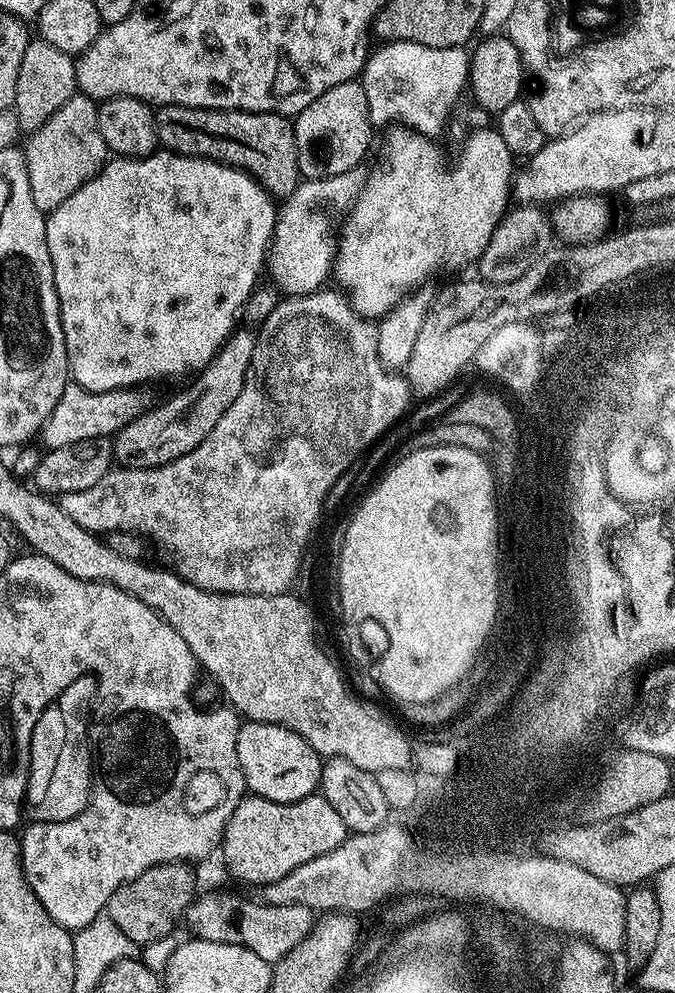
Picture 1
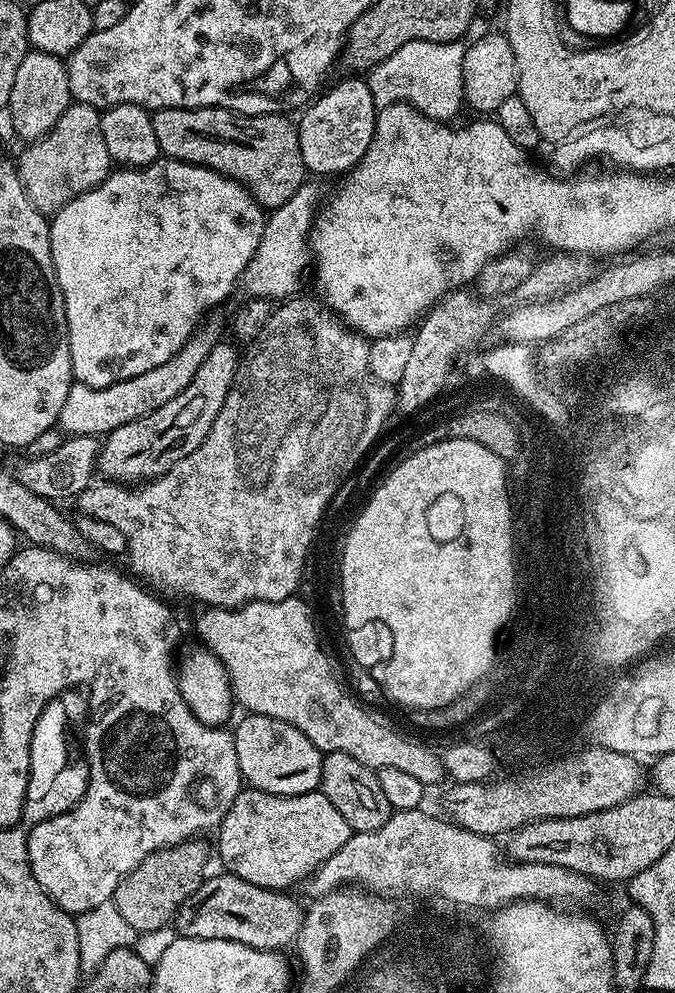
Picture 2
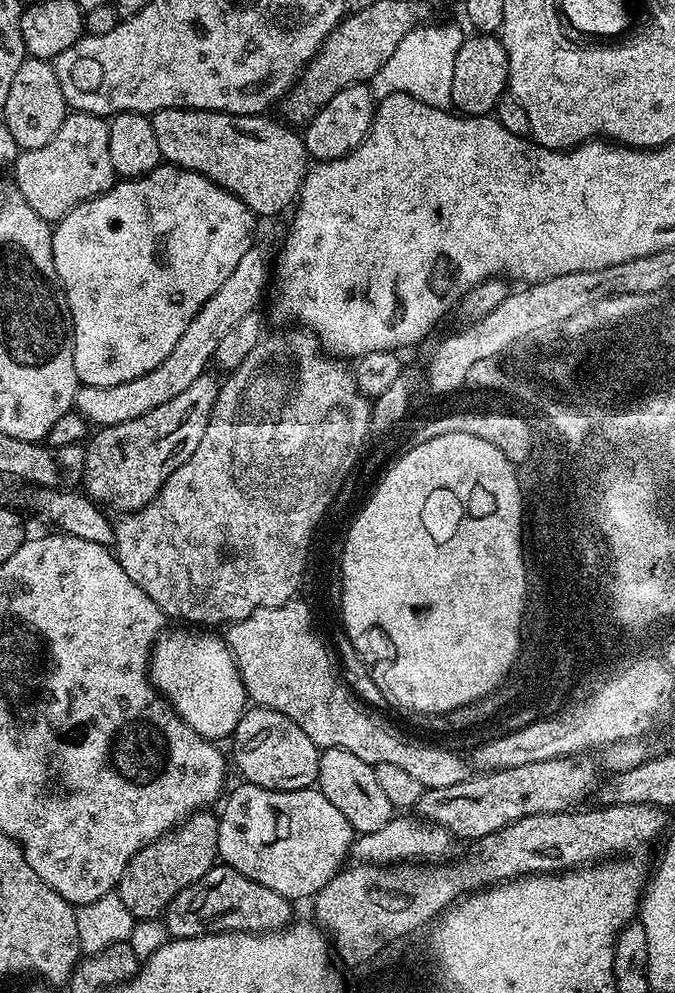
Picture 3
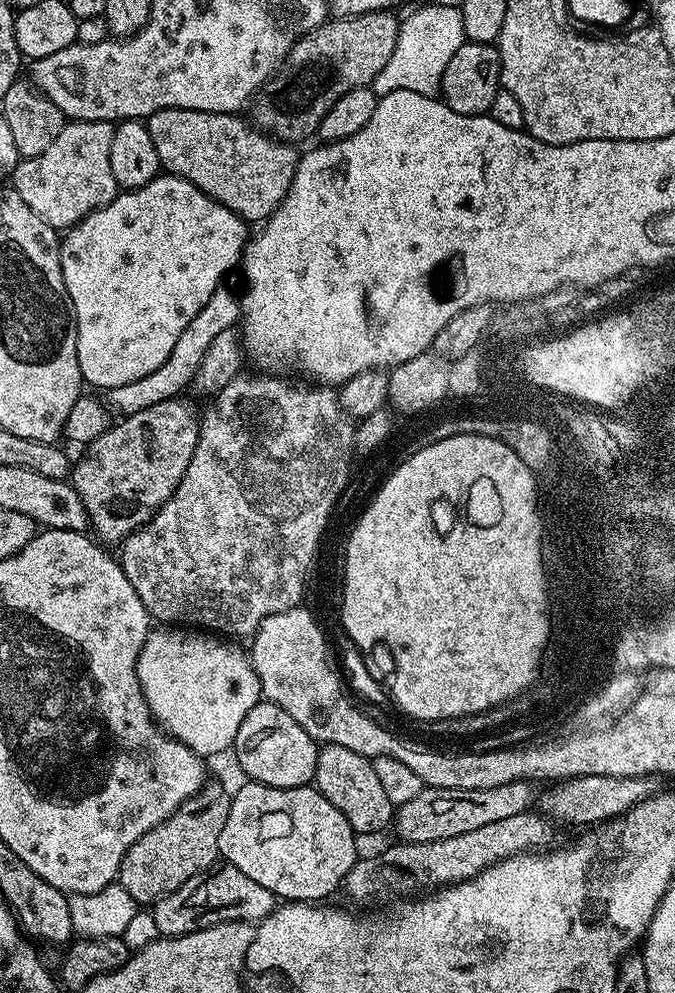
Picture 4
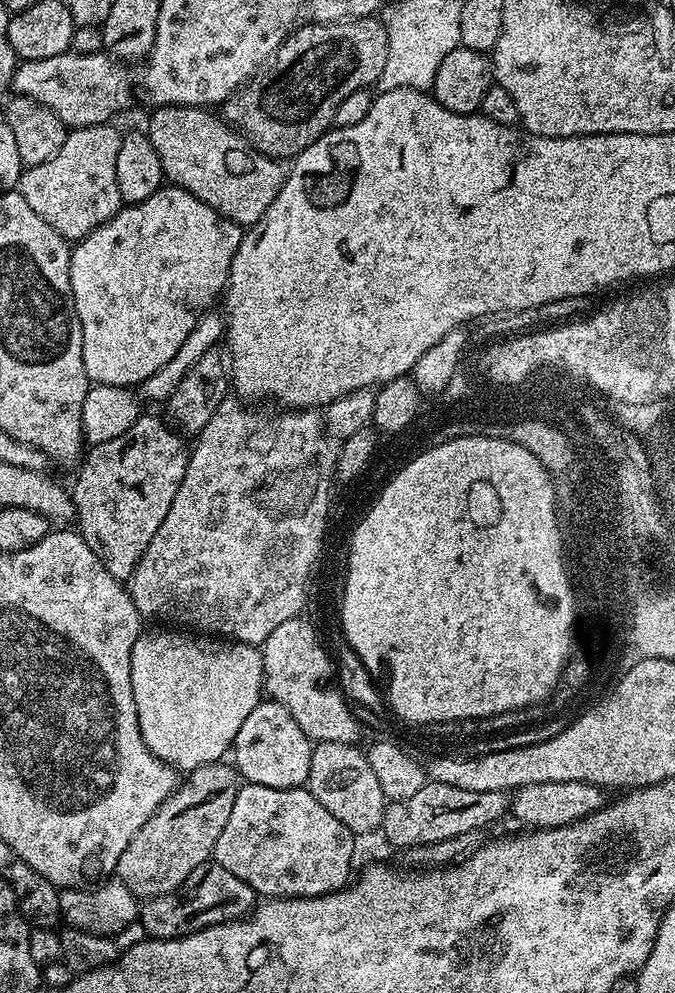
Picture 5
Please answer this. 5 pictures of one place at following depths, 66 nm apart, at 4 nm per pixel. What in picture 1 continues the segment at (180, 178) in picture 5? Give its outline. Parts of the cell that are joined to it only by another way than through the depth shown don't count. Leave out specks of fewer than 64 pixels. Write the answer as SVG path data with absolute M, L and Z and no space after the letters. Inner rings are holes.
M161 104L155 109L160 144L183 156L217 160L248 172L274 198L294 194L302 175L298 166L293 121L276 112L234 112L226 108L187 108Z

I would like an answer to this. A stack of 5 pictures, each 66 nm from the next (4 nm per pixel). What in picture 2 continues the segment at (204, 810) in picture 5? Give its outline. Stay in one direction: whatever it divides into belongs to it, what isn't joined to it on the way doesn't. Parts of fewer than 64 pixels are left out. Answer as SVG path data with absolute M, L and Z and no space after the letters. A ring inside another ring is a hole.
M193 838L183 840L181 844L158 850L142 862L138 862L138 866L134 866L134 870L130 870L130 874L126 874L126 878L116 888L114 903L118 914L122 914L122 918L126 918L126 922L130 922L130 926L137 934L169 927L175 921L176 912L182 906L182 902L186 902L186 898L190 898L190 894L194 894L194 890L198 890L198 886L202 886L206 873L209 871L209 869L207 870L208 848L203 844L204 842L203 839Z

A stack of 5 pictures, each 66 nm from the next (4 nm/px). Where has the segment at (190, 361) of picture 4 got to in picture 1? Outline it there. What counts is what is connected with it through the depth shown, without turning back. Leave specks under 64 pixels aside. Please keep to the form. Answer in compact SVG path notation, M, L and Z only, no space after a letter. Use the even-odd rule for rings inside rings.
M357 166L346 170L342 174L334 174L328 177L316 179L301 179L294 194L283 197L276 214L276 225L272 235L272 244L268 247L266 272L271 283L280 289L285 297L305 296L311 292L319 292L325 287L324 284L334 272L336 262L336 245L338 243L338 229L342 221L352 211L358 194L364 189L364 183L368 180L369 169ZM69 382L62 390L62 398L58 398L58 406L54 406L50 418L46 418L38 433L39 439L44 439L43 447L70 448L74 442L97 440L103 436L115 437L117 432L146 411L146 403L138 393L139 391L130 388L91 392L81 384Z

